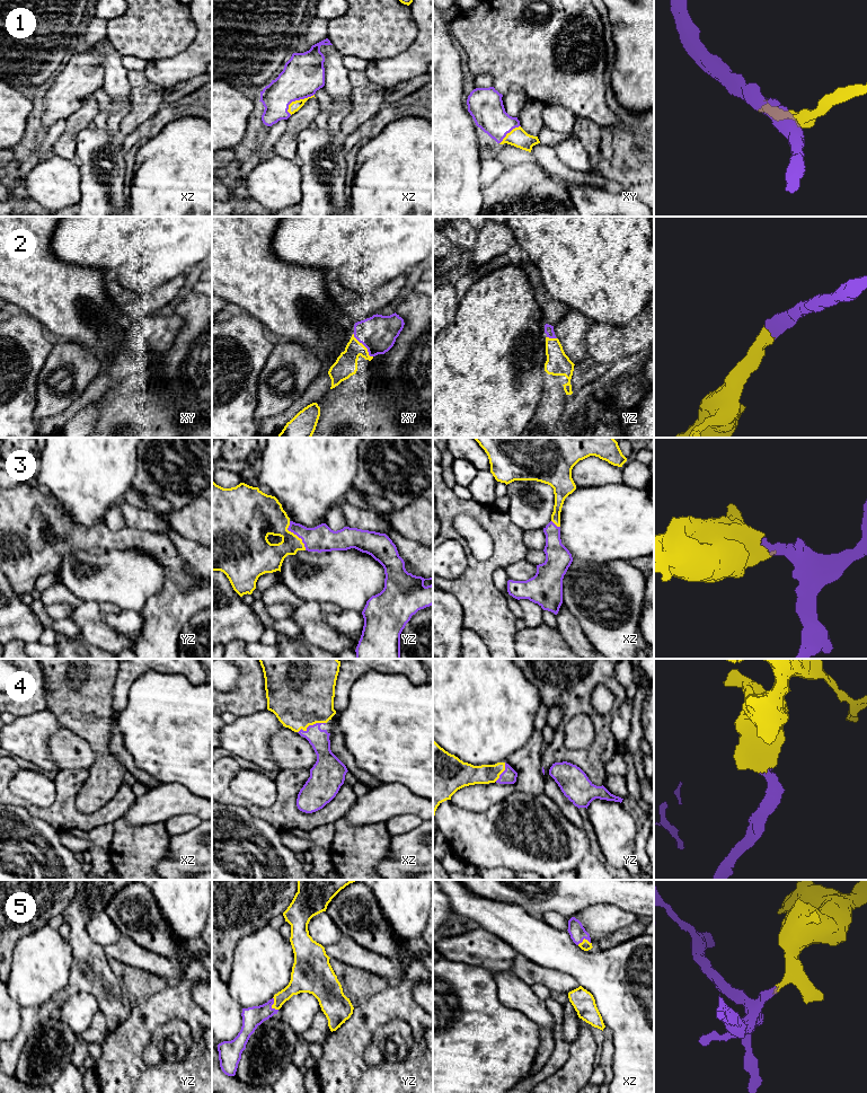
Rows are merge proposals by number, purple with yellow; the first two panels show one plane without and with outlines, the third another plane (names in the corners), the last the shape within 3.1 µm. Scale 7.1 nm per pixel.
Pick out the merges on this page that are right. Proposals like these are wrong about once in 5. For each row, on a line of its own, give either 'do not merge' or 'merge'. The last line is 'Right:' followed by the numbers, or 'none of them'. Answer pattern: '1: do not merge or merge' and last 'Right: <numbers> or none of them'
1: merge
2: merge
3: merge
4: merge
5: merge
Right: 1, 2, 3, 4, 5

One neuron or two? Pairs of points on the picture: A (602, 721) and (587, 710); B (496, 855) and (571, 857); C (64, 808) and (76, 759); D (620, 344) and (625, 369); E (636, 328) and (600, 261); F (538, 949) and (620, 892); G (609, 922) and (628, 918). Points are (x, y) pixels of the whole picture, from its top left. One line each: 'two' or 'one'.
A: one
B: one
C: two
D: two
E: two
F: two
G: one

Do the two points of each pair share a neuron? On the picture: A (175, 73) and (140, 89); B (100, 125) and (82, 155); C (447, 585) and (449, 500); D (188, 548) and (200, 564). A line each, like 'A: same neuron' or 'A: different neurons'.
A: different neurons
B: same neuron
C: same neuron
D: same neuron

